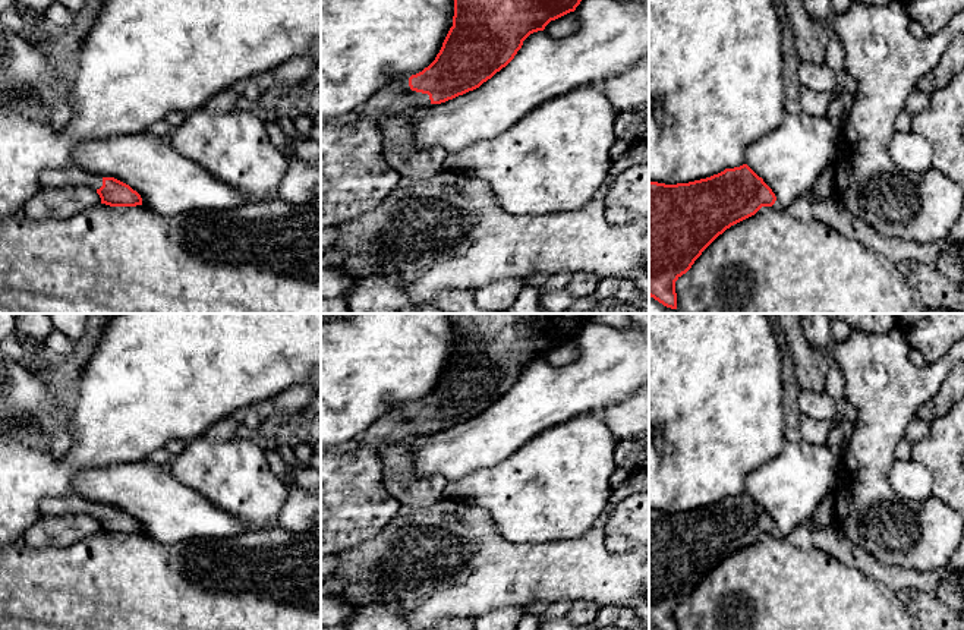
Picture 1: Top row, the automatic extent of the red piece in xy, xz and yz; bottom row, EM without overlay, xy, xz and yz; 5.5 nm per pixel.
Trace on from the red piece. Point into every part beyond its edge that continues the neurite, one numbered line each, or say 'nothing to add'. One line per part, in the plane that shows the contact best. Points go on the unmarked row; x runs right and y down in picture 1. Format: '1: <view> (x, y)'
1: xz (355, 506)

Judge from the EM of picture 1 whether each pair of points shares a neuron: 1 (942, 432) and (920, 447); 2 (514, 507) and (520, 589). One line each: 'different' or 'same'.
1: same
2: different

